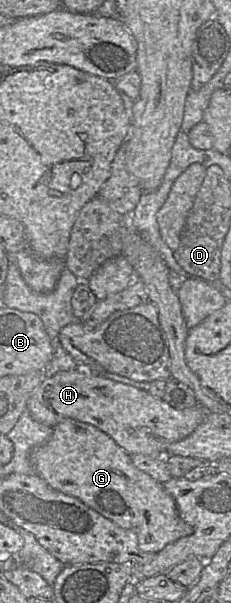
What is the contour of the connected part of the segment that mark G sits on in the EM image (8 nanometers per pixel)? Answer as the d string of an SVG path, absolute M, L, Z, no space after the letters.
M70 418L62 420L53 427L50 439L33 450L31 462L35 473L51 488L79 499L116 525L134 531L138 537L138 547L143 552L157 554L168 544L194 532L193 526L180 518L175 500L165 491L163 484L136 468L131 455L93 425Z

